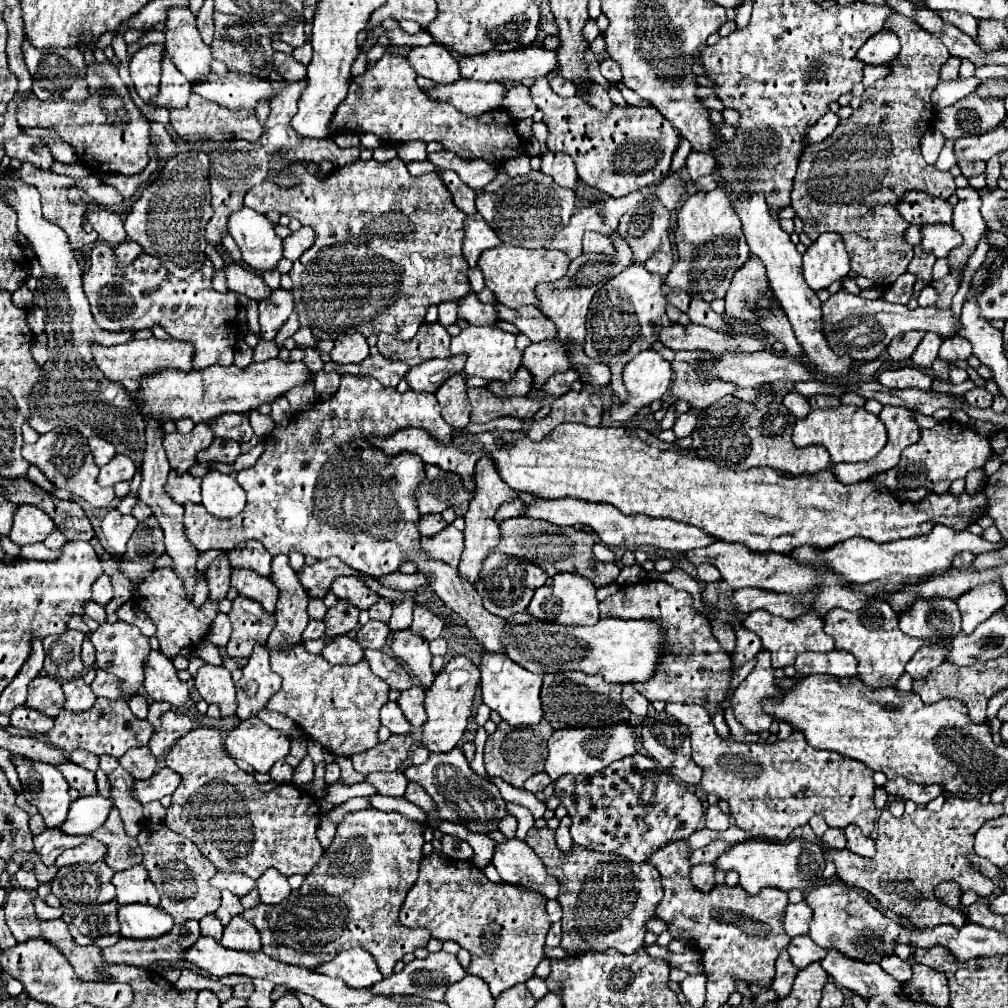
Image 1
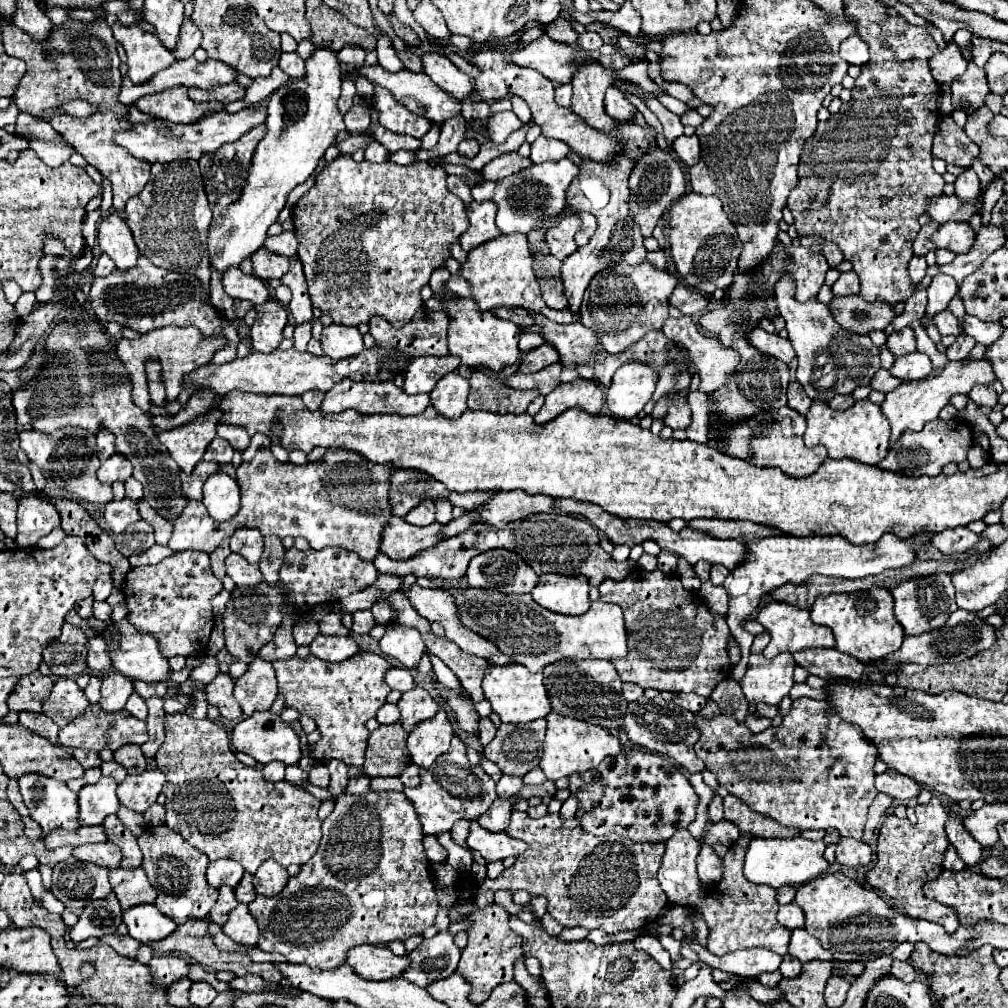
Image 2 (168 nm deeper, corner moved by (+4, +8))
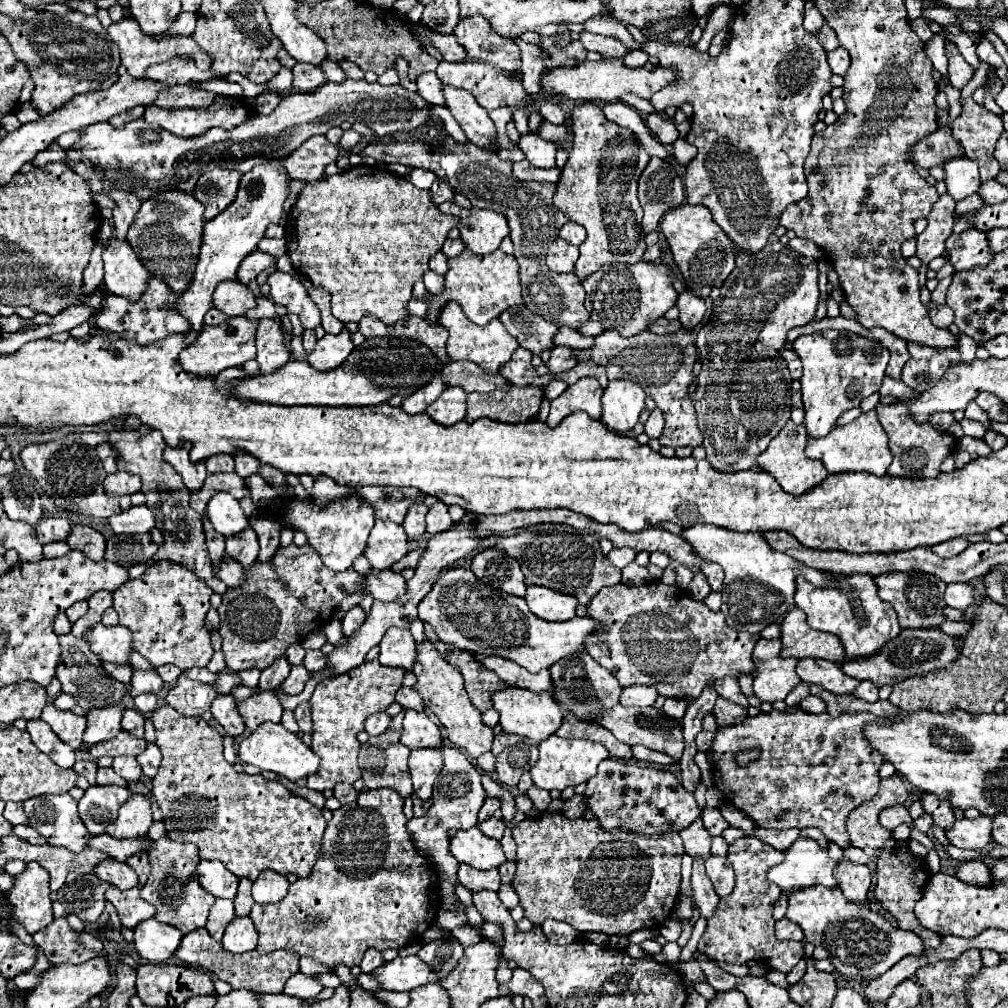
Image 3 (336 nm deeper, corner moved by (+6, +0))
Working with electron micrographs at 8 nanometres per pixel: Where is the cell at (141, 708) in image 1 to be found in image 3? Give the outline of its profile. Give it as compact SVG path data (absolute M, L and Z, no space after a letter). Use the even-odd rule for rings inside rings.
M125 710L123 712L123 720L121 720L123 730L131 732L137 738L143 738L143 722L145 722L145 716L139 714L137 710Z

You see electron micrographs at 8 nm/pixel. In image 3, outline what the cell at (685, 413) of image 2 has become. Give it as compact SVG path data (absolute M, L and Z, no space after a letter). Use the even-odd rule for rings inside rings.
M681 328L675 334L653 334L649 330L643 330L635 336L623 338L617 334L617 330L607 330L605 334L595 338L595 348L591 350L575 350L577 360L583 362L585 358L601 364L607 368L609 380L631 380L639 386L645 386L645 394L651 396L657 404L657 408L665 416L665 428L659 438L663 446L679 448L679 446L701 446L703 436L697 428L695 408L689 398L689 386L693 382L693 364L697 358L697 346L691 330Z

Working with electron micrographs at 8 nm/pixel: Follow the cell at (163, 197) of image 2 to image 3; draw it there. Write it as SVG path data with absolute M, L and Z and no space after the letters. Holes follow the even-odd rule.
M169 190L157 198L143 202L133 228L129 228L127 242L135 250L141 264L159 280L163 280L173 290L185 290L189 286L189 276L197 264L197 254L203 236L203 204L193 194L181 194L181 190Z

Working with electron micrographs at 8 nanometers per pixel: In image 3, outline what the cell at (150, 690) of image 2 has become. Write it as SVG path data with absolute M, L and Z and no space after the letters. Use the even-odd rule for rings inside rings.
M133 670L133 680L131 680L131 696L143 694L143 692L153 692L157 694L163 686L163 680L155 670Z

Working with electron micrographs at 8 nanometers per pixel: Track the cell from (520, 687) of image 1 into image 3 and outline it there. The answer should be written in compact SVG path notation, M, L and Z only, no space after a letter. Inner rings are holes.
M507 688L507 690L499 690L497 694L493 694L493 708L501 714L499 724L503 732L517 734L535 742L541 742L547 736L551 736L563 722L561 708L551 694L529 694L529 690Z

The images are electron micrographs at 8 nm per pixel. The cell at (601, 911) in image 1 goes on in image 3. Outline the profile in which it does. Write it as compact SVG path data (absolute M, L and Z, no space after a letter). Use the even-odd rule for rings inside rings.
M483 774L483 788L489 798L501 802L505 824L511 828L517 842L517 872L513 888L521 900L525 918L535 926L541 926L547 918L561 920L577 928L579 932L595 930L603 934L631 934L641 928L659 928L665 918L671 916L673 906L679 898L681 882L681 858L683 840L679 834L661 836L637 836L621 826L605 830L599 820L577 818L569 820L563 812L541 812L535 818L525 818L517 828L511 826L515 814L515 798L509 790L499 786L489 774Z

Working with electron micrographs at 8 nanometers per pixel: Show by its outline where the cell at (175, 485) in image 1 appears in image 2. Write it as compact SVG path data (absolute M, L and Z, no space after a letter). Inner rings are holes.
M201 460L199 466L195 466L195 470L191 474L181 472L181 496L183 498L193 498L193 500L201 500L201 490L203 490L203 482L207 480L209 474L219 472L219 464L215 462L205 462Z

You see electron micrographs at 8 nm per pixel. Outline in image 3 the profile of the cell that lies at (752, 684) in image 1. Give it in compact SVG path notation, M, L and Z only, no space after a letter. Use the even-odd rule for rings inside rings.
M761 638L753 650L753 662L757 666L757 676L753 680L753 690L759 700L775 702L785 700L787 694L801 684L795 672L797 658L781 658L781 640Z

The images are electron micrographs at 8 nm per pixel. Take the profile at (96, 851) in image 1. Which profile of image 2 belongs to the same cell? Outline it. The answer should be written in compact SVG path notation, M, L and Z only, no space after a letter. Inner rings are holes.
M95 842L95 844L83 844L73 848L73 856L83 862L93 862L107 868L117 868L121 854L119 848L113 842Z

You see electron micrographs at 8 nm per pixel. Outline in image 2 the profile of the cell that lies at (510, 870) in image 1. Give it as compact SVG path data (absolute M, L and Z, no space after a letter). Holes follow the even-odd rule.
M473 822L469 828L467 846L477 850L485 862L505 860L507 856L519 856L527 850L527 844L523 840L517 840L505 832L485 830L477 822Z

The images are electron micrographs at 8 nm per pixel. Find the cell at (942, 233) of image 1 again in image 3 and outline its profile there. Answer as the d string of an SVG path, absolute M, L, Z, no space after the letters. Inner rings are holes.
M971 228L961 234L951 234L947 240L949 262L955 270L971 270L975 266L987 266L993 260L993 252L989 248L987 234Z

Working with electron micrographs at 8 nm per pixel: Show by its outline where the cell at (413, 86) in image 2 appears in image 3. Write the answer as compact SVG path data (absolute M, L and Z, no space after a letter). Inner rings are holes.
M345 80L341 84L327 82L321 90L307 94L289 94L269 114L255 114L247 118L237 130L209 130L203 138L173 138L167 130L155 124L147 124L137 118L125 126L111 126L109 122L97 122L81 130L79 140L67 150L65 162L83 180L91 180L91 190L103 194L103 184L93 168L105 170L109 180L119 190L131 192L141 200L149 200L163 190L181 190L191 194L199 176L213 168L233 168L239 174L247 174L253 166L259 166L273 158L285 158L315 134L325 134L333 126L343 122L363 122L377 136L393 134L397 130L411 130L429 120L427 102L417 92L407 92L401 84L381 86L365 80Z

